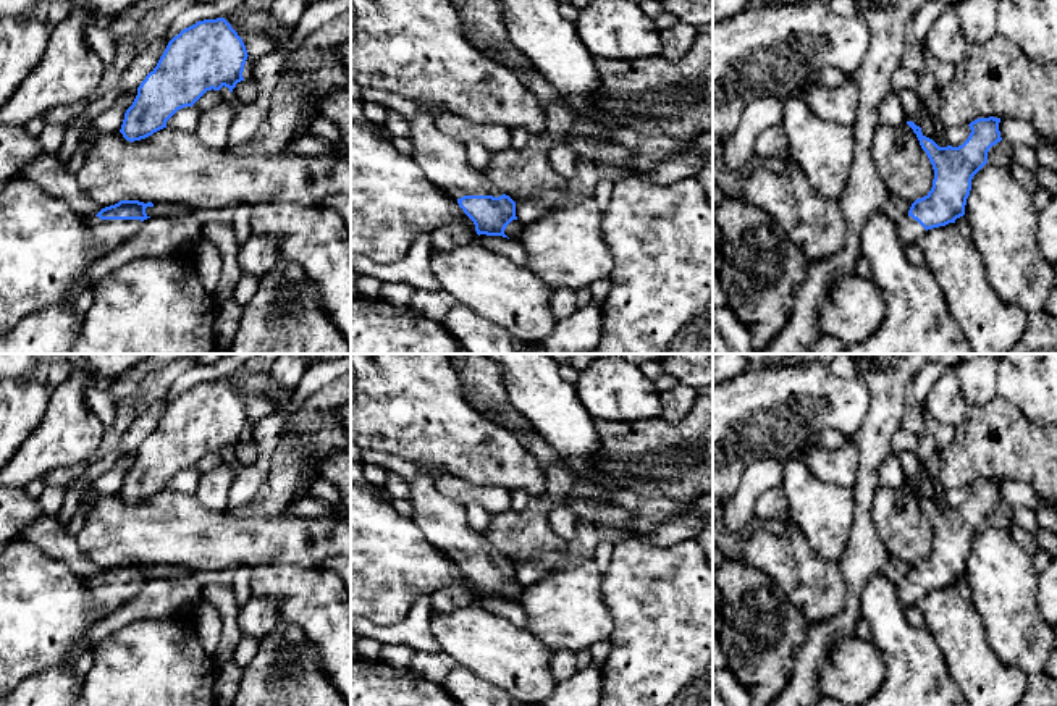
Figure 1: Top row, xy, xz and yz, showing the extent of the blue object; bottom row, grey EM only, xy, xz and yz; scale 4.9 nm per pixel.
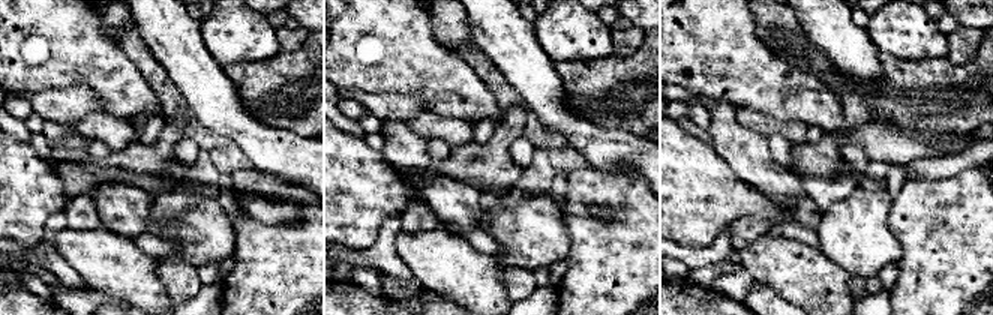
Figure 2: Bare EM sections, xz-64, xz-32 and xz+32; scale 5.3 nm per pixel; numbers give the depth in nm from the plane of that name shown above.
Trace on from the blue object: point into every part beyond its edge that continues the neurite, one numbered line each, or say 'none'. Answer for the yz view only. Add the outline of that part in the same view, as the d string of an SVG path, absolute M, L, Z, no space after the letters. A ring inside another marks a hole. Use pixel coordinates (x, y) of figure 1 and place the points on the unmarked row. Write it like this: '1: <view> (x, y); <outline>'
1: yz (910, 593); M902 577L895 585L894 585L895 595L899 598L900 606L903 611L910 607L918 607L921 599L926 596L926 591L912 578Z

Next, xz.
1: xz (443, 522); M428 477L409 481L406 501L412 506L412 520L427 541L456 562L464 557L493 557L504 554L490 546L482 533L467 523L467 507L441 494Z

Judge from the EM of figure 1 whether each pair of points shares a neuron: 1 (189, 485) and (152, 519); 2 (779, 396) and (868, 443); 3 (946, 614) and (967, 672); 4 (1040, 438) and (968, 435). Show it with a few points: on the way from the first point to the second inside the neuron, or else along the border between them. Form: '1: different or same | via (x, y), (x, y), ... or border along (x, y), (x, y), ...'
1: different | border along (167, 488), (193, 496)
2: different | border along (870, 401), (852, 433), (825, 430), (820, 443)
3: same | via (957, 629), (967, 658)
4: same | via (1022, 443), (986, 443)

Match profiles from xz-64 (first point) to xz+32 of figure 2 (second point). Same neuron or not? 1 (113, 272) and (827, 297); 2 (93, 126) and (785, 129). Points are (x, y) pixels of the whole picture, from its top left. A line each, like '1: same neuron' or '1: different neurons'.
1: same neuron
2: same neuron

